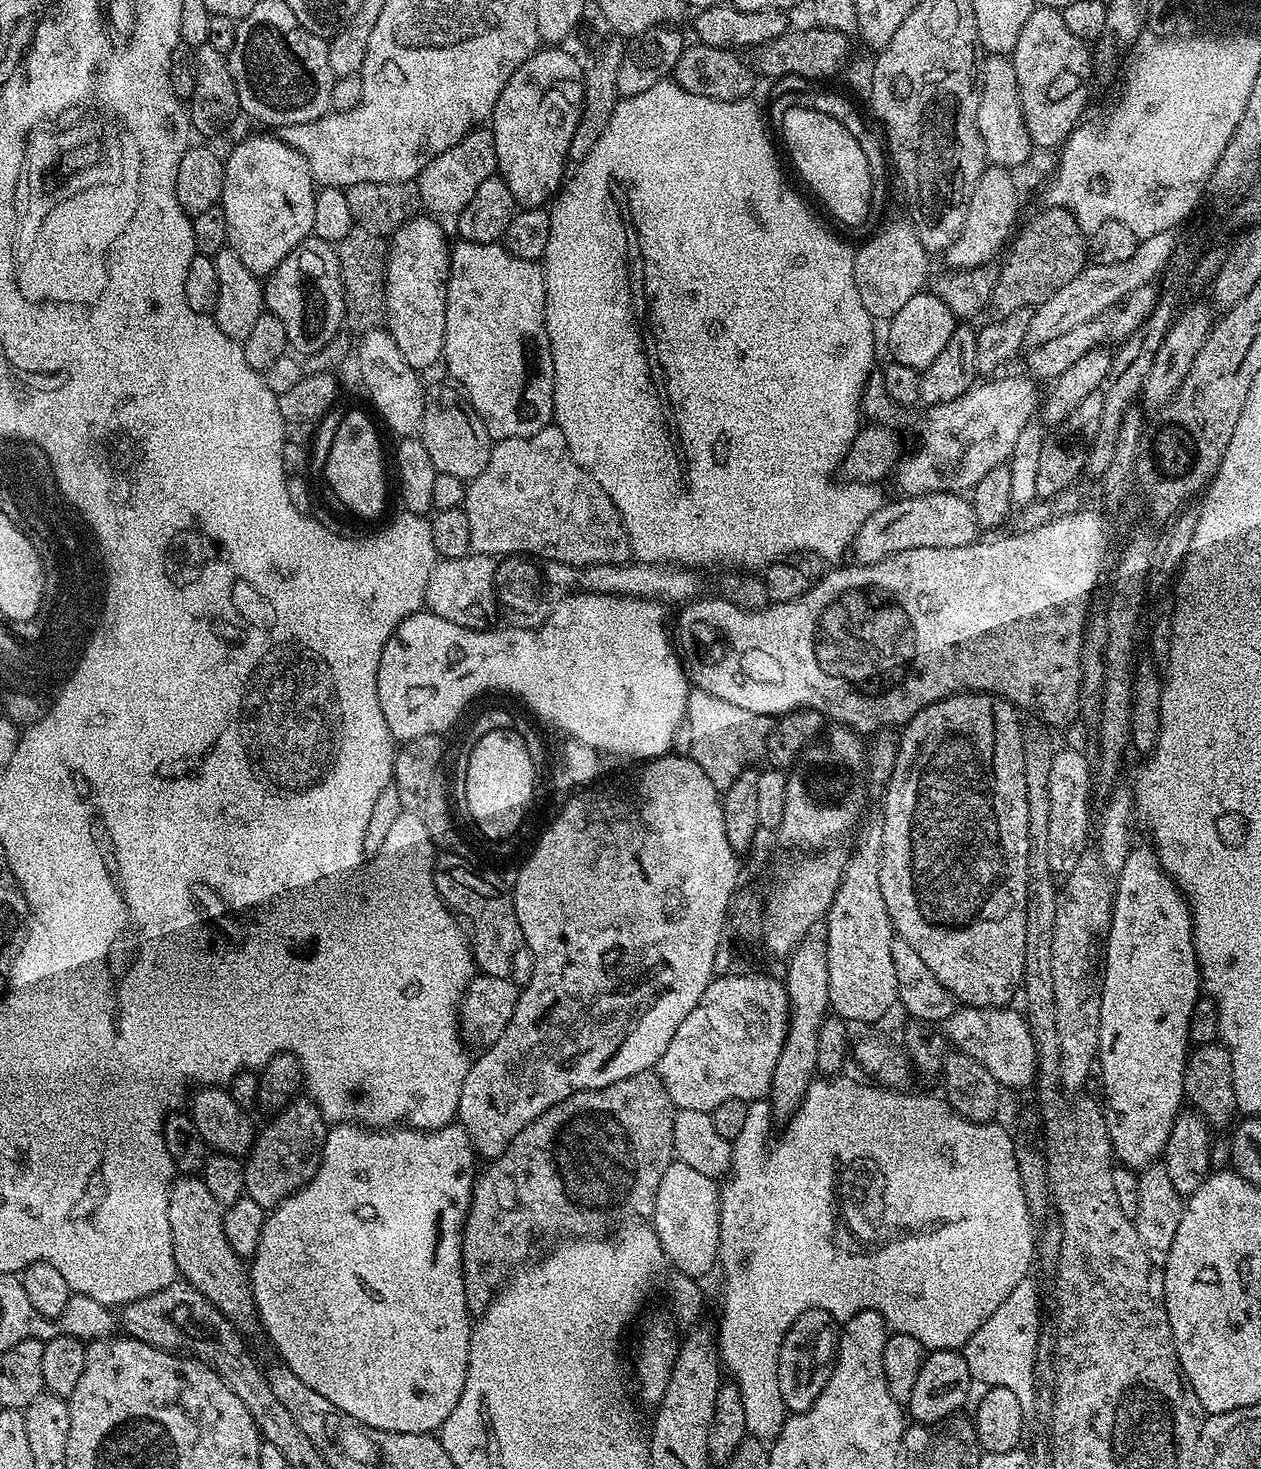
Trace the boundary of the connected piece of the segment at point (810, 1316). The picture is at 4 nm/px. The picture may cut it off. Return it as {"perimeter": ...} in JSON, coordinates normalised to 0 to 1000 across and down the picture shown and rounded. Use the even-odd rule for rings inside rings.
{"perimeter":[[[640,890],[633,897],[628,899],[626,905],[620,911],[620,916],[617,919],[617,949],[620,949],[620,954],[626,962],[638,961],[652,949],[653,941],[657,940],[657,935],[663,925],[665,914],[665,900],[660,894],[651,890]]]}

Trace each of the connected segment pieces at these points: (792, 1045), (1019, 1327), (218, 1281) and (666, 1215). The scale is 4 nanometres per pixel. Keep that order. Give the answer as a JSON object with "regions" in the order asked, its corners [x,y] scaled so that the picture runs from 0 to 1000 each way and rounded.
{"regions":[[[[638,639],[634,641],[634,643],[629,647],[624,651],[625,667],[623,672],[625,673],[625,703],[620,712],[620,717],[617,717],[617,726],[614,726],[614,734],[612,735],[612,742],[611,744],[611,757],[613,760],[615,760],[619,764],[624,764],[631,759],[634,752],[638,749],[638,745],[641,744],[641,739],[644,737],[648,732],[647,723],[649,722],[649,701],[655,694],[657,685],[657,644],[653,639],[644,640]]],[[[812,869],[804,875],[801,881],[785,897],[776,903],[761,919],[766,924],[767,932],[773,941],[780,944],[801,946],[807,950],[810,959],[810,976],[809,982],[813,988],[818,988],[825,983],[825,968],[823,967],[823,950],[822,942],[822,919],[825,909],[826,889],[825,878],[822,878],[818,869]]],[[[149,801],[140,803],[133,816],[135,840],[138,848],[140,867],[188,902],[201,898],[200,875],[194,858],[179,844],[176,821],[170,818],[170,813],[163,810],[161,803]]],[[[537,788],[534,789],[531,794],[528,794],[528,799],[525,799],[525,805],[522,805],[522,813],[520,813],[520,818],[519,818],[519,824],[515,828],[515,833],[516,835],[519,836],[520,839],[522,840],[522,845],[527,852],[527,858],[529,858],[532,862],[534,860],[534,862],[537,863],[537,867],[538,867],[539,869],[556,870],[555,869],[560,868],[564,863],[567,864],[569,862],[569,856],[571,854],[571,813],[572,809],[569,808],[567,803],[561,801],[560,799],[555,799],[553,796],[550,796],[550,794],[546,794],[544,791]]]]}

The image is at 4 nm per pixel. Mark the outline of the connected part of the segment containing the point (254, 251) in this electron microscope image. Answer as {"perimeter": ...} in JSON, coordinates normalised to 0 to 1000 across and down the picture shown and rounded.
{"perimeter":[[[201,93],[186,99],[184,104],[178,109],[178,129],[173,140],[179,146],[180,168],[189,173],[189,176],[192,176],[192,181],[195,181],[195,184],[205,189],[212,189],[220,178],[224,178],[230,170],[233,170],[233,167],[247,160],[251,132],[243,108],[229,98],[224,98],[221,94]]]}

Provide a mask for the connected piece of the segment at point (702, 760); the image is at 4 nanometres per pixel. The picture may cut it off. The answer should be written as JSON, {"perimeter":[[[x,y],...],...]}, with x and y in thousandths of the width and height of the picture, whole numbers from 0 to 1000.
{"perimeter":[[[543,474],[543,489],[544,496],[546,496],[546,512],[546,517],[552,518],[554,523],[558,524],[560,528],[569,539],[573,539],[583,532],[588,526],[594,523],[595,519],[608,511],[610,500],[615,493],[611,487],[600,486],[598,484],[591,483],[588,481],[583,481],[575,478],[573,475],[566,477],[548,477]]]}

